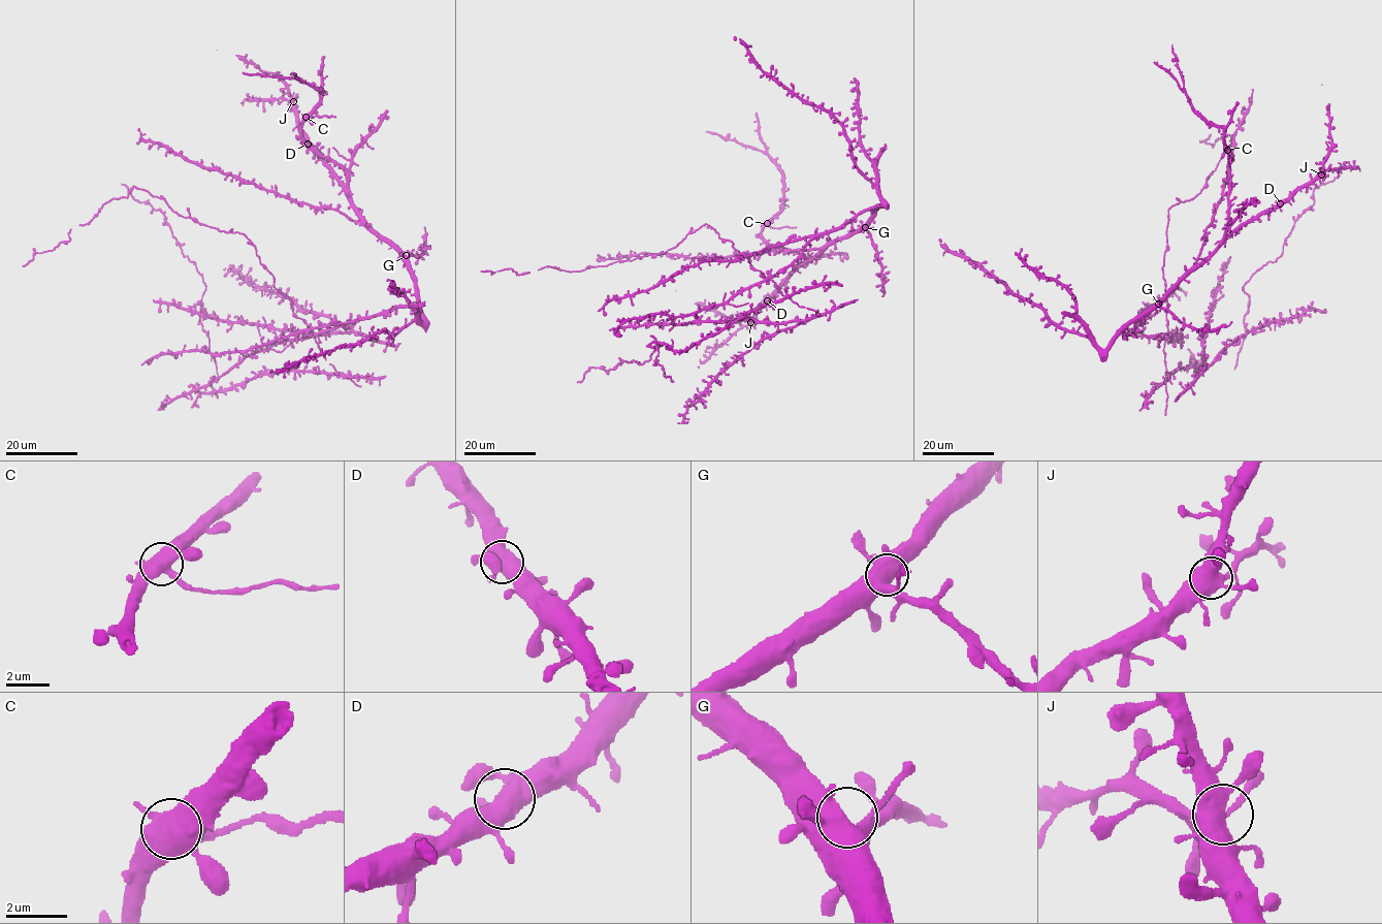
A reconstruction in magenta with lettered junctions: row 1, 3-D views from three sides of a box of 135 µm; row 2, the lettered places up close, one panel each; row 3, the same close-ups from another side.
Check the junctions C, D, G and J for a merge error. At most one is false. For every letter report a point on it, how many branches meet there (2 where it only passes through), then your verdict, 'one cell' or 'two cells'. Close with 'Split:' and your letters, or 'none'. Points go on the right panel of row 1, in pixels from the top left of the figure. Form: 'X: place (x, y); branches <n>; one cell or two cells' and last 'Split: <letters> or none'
C: place (1227, 150); branches 5; two cells
D: place (1280, 203); branches 5; one cell
G: place (1158, 304); branches 5; one cell
J: place (1321, 174); branches 5; one cell
Split: C

